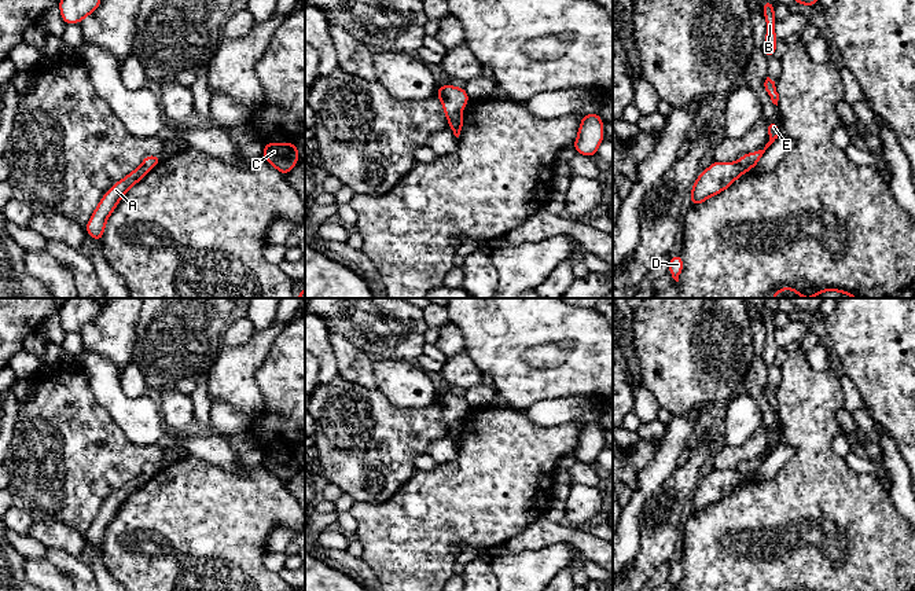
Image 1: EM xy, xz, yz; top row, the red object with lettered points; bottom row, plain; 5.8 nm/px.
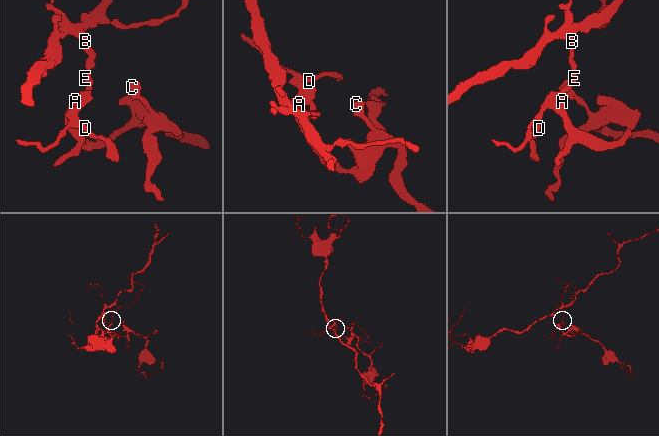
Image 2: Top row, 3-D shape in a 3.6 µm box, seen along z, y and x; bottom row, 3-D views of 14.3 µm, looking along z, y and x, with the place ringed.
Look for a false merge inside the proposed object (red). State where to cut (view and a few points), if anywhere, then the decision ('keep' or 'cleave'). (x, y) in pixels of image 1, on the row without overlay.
xz (459, 419), (449, 429) | cleave

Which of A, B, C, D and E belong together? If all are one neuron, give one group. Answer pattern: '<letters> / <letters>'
A C D / B E

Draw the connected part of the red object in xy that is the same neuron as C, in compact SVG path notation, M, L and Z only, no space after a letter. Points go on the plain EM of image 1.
M265 451L262 465L284 484L300 469L294 451Z

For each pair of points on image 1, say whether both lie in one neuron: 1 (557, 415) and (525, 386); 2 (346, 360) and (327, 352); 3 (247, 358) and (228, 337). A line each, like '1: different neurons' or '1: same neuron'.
1: different neurons
2: different neurons
3: different neurons

